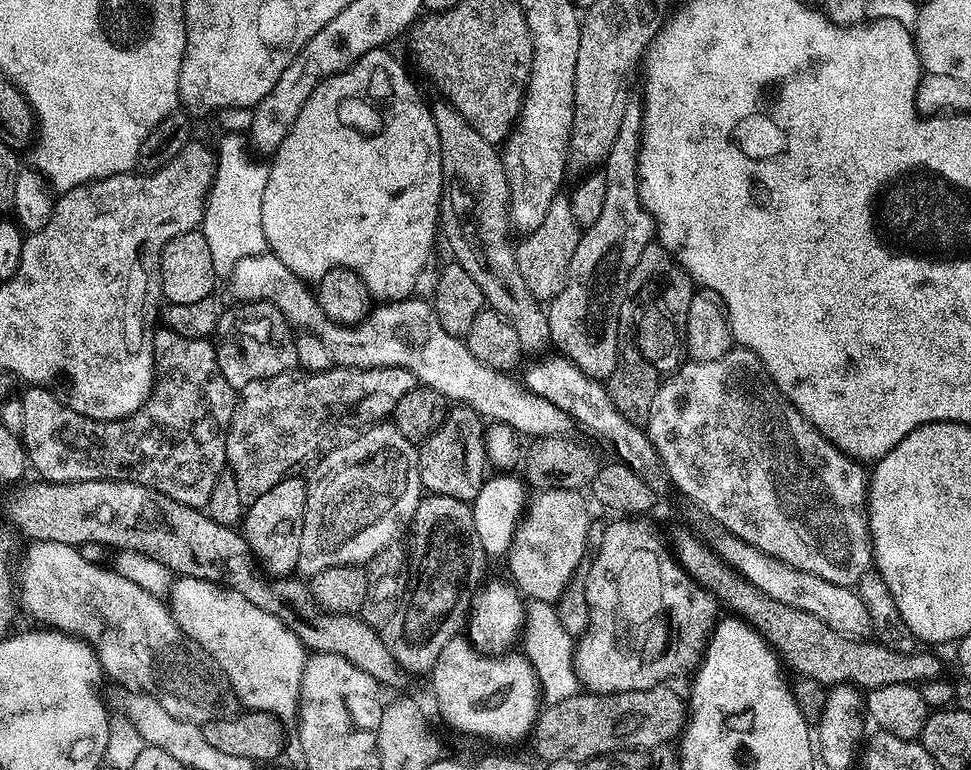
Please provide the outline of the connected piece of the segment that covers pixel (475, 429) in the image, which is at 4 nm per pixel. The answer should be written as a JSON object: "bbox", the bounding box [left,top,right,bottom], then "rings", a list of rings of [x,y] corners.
{"bbox":[419,407,486,502],"rings":[[[449,407],[442,426],[438,426],[438,430],[434,430],[434,434],[427,436],[419,445],[421,489],[433,496],[469,502],[476,500],[486,479],[485,429],[484,417],[472,408]]]}

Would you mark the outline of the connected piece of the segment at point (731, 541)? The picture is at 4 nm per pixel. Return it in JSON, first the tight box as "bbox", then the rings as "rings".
{"bbox":[714,534,873,641],"rings":[[[720,534],[716,540],[716,546],[714,545],[714,552],[734,573],[748,580],[756,588],[757,593],[768,596],[774,602],[784,603],[786,606],[794,607],[795,610],[814,615],[821,619],[830,630],[850,640],[871,641],[873,639],[870,610],[866,610],[859,591],[843,588],[834,582],[826,582],[826,578],[818,578],[794,570],[764,555],[757,548],[751,548],[749,544],[741,544],[735,536]]]}

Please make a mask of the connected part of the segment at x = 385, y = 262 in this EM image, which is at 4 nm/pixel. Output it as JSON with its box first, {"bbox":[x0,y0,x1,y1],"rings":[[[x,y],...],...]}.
{"bbox":[259,48,443,301],"rings":[[[376,48],[358,58],[345,72],[336,72],[326,78],[306,98],[306,106],[302,106],[302,114],[294,122],[294,126],[286,134],[286,138],[274,150],[276,156],[272,160],[272,169],[266,172],[268,181],[259,193],[260,217],[264,240],[272,255],[279,258],[295,276],[305,282],[319,282],[327,272],[335,268],[354,270],[368,287],[377,301],[403,300],[411,297],[432,256],[432,247],[438,244],[438,225],[440,222],[440,199],[443,194],[442,157],[439,154],[438,128],[434,124],[429,101],[424,101],[422,93],[416,89],[408,72],[384,48]]]}

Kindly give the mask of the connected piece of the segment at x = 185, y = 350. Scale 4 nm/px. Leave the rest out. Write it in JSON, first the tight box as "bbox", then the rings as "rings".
{"bbox":[18,326,237,510],"rings":[[[160,326],[156,336],[154,332],[151,337],[150,344],[156,354],[156,382],[152,395],[135,414],[129,416],[126,420],[91,420],[77,414],[67,403],[60,404],[59,398],[54,393],[47,392],[47,387],[25,387],[24,397],[20,400],[20,428],[18,427],[18,432],[24,441],[24,451],[28,454],[31,471],[33,473],[36,471],[40,475],[37,477],[41,481],[65,484],[66,482],[82,482],[83,480],[125,480],[126,482],[141,484],[147,488],[153,488],[154,491],[166,494],[170,499],[191,508],[201,510],[206,508],[207,503],[210,502],[210,494],[214,489],[214,484],[218,481],[220,472],[226,468],[226,434],[236,409],[237,389],[232,388],[230,382],[226,382],[226,378],[222,378],[222,370],[218,366],[218,358],[216,357],[216,345],[211,339],[186,338],[182,334],[178,334],[175,328],[171,326]]]}

